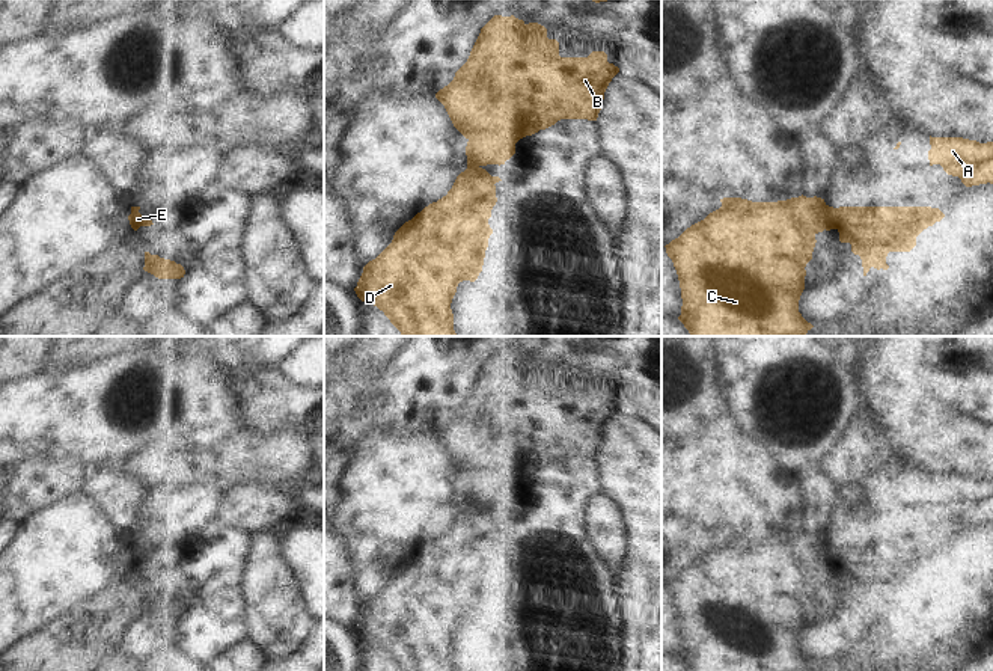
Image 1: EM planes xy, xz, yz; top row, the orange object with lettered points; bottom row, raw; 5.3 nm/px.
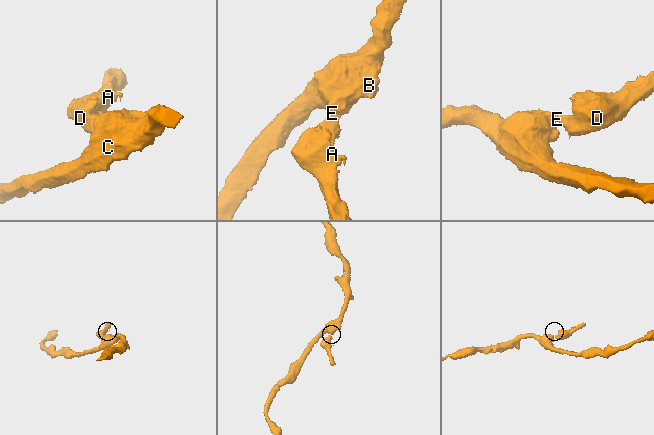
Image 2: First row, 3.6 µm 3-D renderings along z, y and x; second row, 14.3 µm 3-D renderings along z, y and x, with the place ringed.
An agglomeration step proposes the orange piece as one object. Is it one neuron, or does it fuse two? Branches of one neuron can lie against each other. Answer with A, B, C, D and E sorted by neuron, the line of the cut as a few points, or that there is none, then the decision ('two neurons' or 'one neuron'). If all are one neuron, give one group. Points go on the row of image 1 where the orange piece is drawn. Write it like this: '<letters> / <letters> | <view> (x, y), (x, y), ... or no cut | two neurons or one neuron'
A D E / B C | yz (826, 205), (823, 228) | two neurons

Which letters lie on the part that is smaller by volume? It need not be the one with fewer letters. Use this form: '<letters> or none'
A, D, E

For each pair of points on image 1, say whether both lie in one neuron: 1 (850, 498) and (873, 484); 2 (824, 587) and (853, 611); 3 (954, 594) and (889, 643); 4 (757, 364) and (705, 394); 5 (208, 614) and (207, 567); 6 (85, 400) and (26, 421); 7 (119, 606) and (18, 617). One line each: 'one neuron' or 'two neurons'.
1: one neuron
2: one neuron
3: two neurons
4: two neurons
5: one neuron
6: one neuron
7: two neurons

